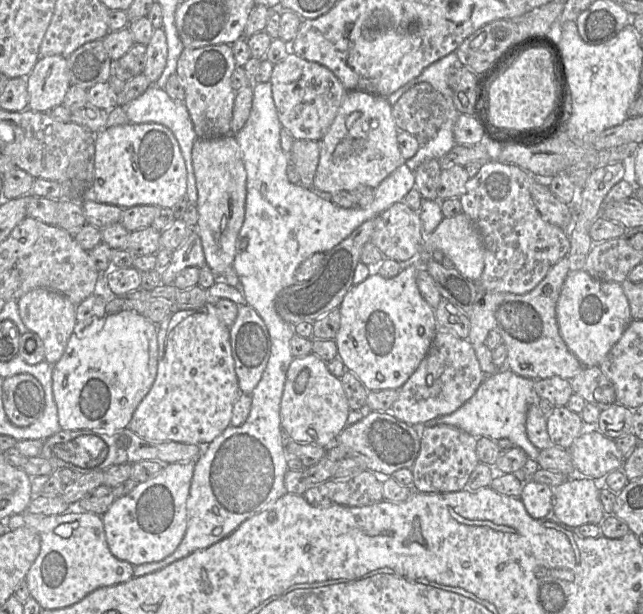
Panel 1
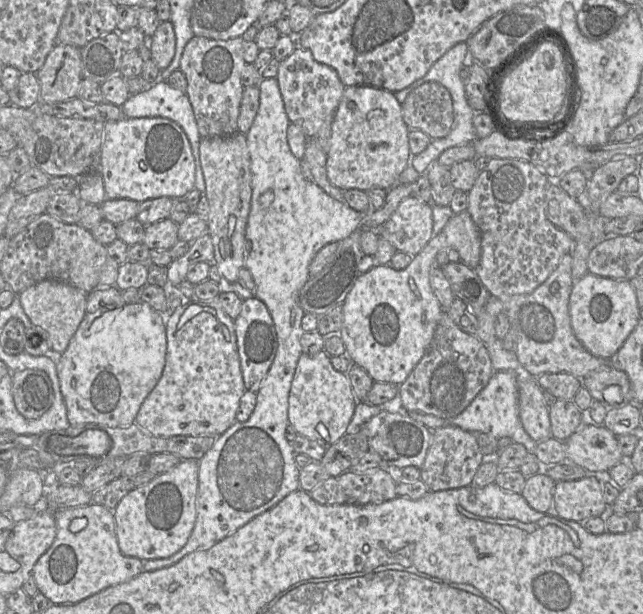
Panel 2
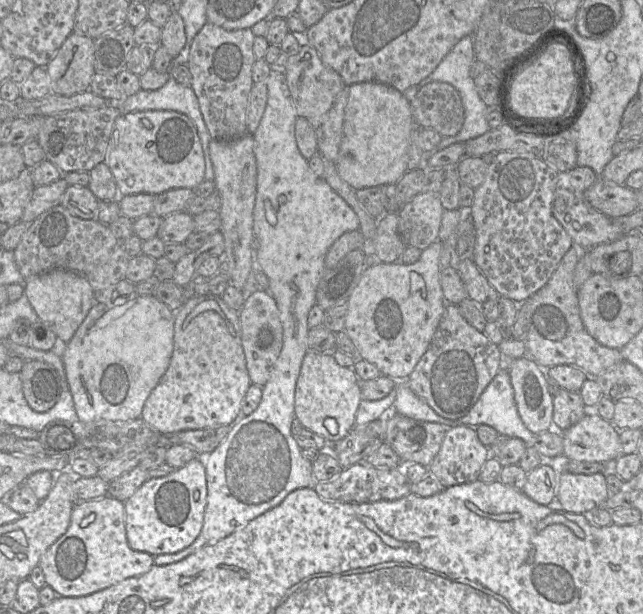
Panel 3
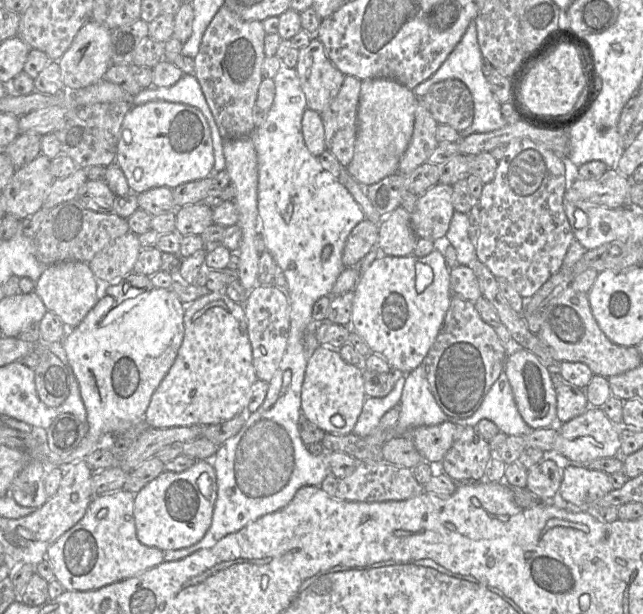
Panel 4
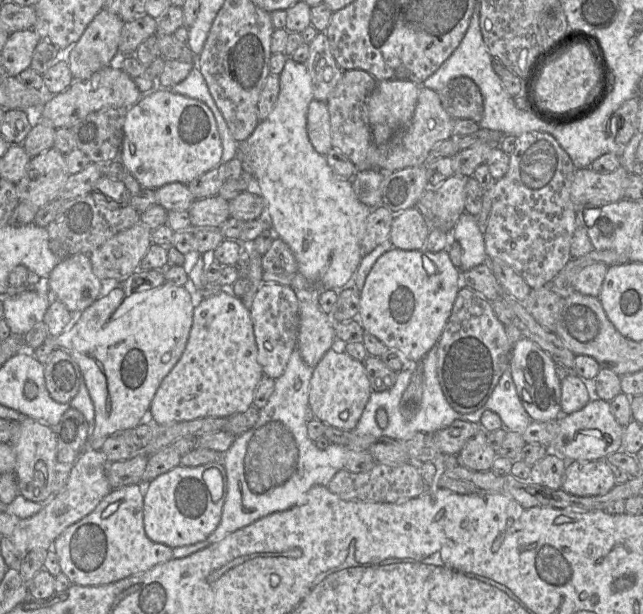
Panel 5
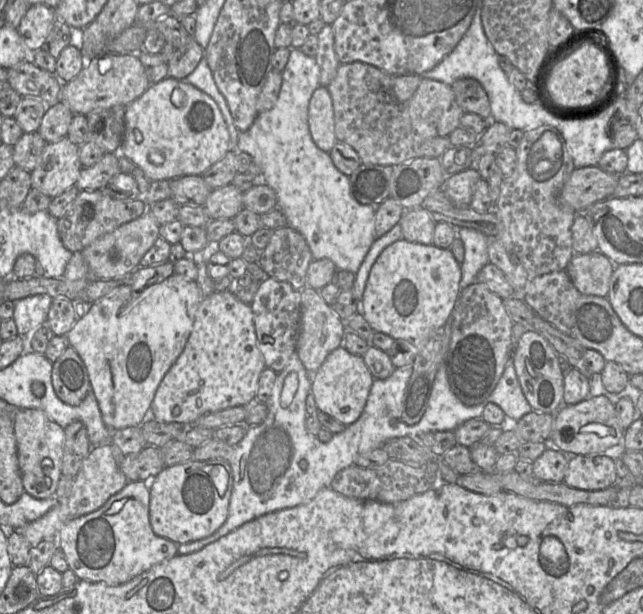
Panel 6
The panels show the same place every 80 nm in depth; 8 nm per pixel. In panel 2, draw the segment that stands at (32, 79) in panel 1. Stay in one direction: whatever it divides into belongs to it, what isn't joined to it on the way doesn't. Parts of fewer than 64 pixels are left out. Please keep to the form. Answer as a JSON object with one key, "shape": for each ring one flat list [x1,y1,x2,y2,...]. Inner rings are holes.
{"shape":[[56,44,35,74,40,84,39,102,55,103,75,98,83,81,80,48]]}

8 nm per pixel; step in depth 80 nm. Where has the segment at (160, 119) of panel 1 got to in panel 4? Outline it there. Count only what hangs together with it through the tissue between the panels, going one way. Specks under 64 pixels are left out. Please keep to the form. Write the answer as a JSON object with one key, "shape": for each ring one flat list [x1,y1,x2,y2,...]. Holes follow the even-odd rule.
{"shape":[[194,74,184,75,169,87,148,87,130,99,131,106,142,105,151,101,182,103,198,108,206,119,214,119,207,105,201,86]]}

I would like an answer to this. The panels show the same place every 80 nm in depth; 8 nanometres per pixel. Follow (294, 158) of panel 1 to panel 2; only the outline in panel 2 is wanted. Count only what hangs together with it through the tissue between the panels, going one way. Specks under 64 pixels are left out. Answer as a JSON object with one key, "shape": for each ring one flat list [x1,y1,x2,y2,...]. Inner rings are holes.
{"shape":[[308,139,305,153,300,161,306,161,310,167,313,182,332,198,344,203,343,191,332,185,327,177,327,154,315,139]]}

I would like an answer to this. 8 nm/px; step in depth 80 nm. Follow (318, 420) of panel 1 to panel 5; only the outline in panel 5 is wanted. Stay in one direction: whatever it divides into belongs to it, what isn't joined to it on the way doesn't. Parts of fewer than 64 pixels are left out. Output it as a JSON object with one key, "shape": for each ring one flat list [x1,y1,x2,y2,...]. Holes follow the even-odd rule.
{"shape":[[335,344,313,367,309,385,309,409,311,415,340,430,352,431,357,426,372,392,364,362,358,361]]}

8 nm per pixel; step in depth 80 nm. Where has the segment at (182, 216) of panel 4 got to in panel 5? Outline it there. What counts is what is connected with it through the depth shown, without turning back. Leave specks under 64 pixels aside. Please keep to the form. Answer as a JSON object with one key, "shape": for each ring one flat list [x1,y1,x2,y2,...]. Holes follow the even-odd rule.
{"shape":[[219,195,196,200,187,210,193,227,219,227,229,217,229,201]]}

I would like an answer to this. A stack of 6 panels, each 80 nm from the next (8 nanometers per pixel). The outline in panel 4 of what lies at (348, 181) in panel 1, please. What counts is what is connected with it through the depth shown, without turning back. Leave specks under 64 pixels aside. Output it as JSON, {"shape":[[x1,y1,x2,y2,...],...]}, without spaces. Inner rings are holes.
{"shape":[[386,78,362,80,357,109,357,133,354,155,351,162,346,166,347,172,358,183,363,186,369,186,398,171,399,161,412,137,417,99,413,89,409,89,397,81]]}

